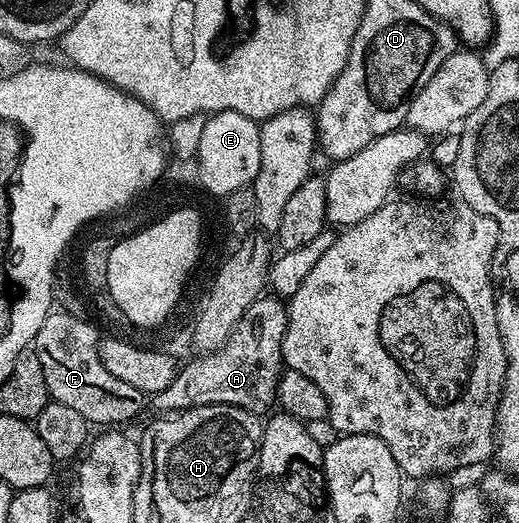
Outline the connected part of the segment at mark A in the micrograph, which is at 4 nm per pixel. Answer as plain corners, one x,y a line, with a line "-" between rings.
262,295
255,303
251,303
251,307
247,307
243,319
239,319
235,331
223,348
198,356
198,361
191,362
186,369
185,366
178,368
175,379
171,379
163,391
152,394
151,401
165,409
161,411
234,405
249,413
268,414
277,399
277,384
283,369
281,348
289,318
286,302
269,296

